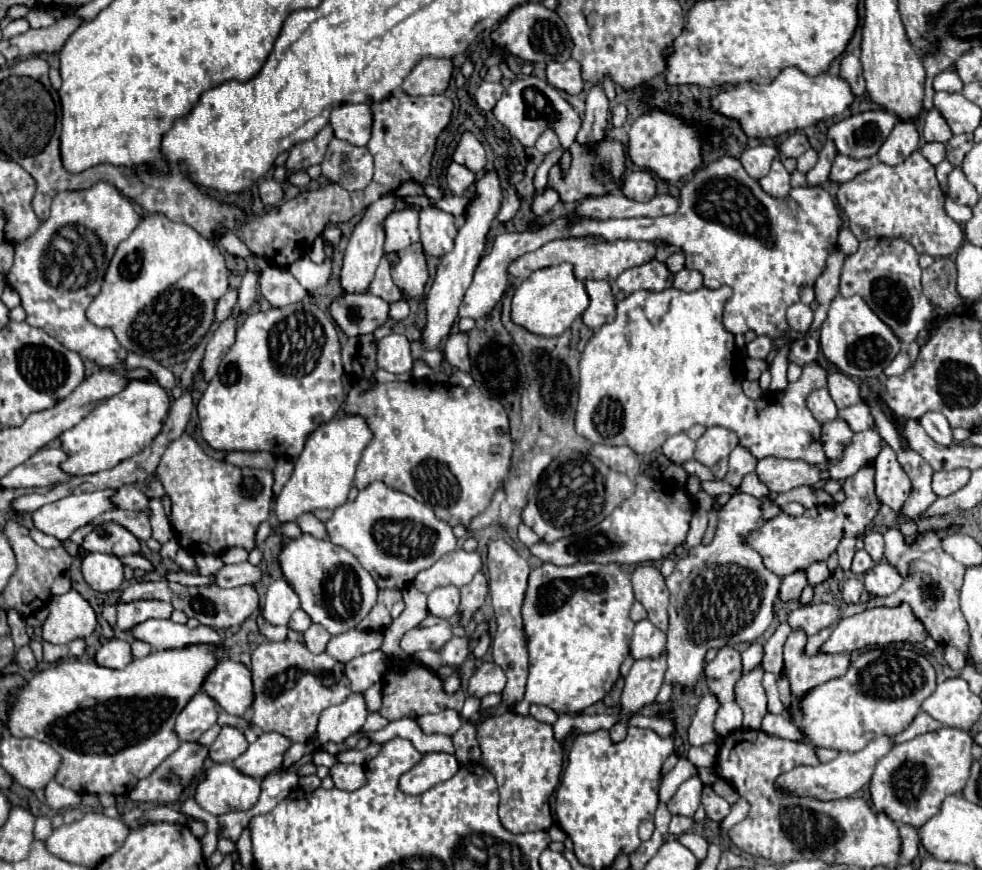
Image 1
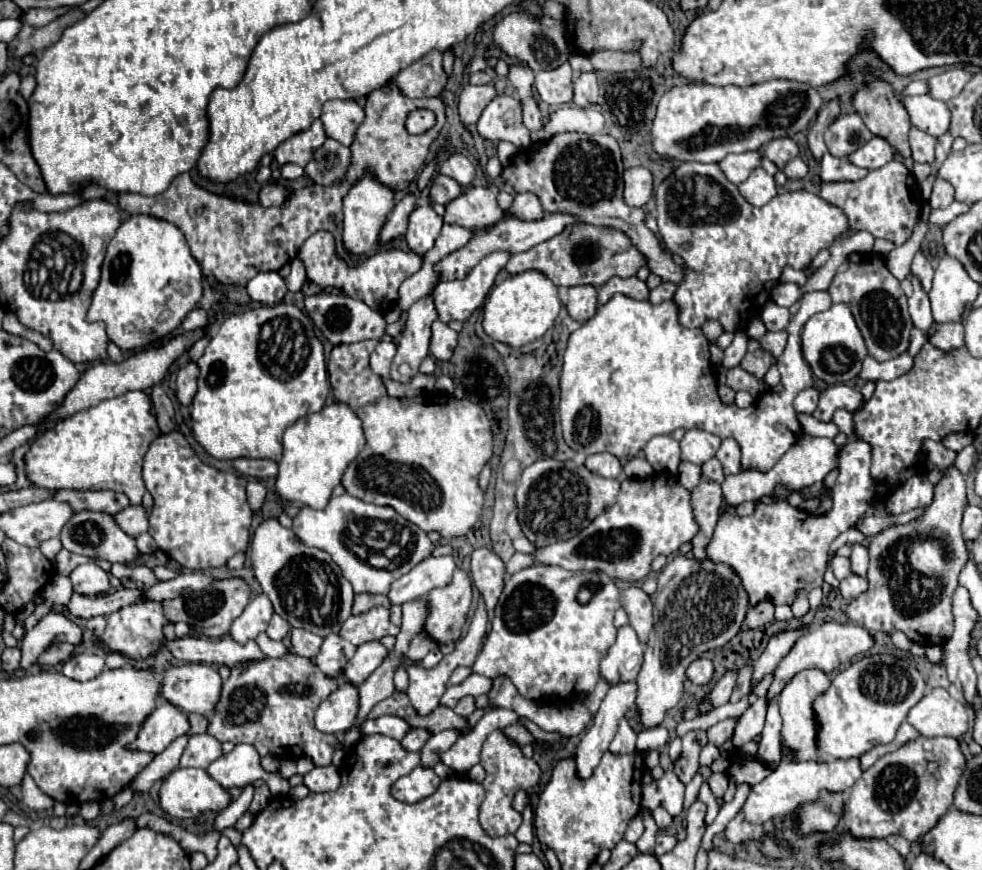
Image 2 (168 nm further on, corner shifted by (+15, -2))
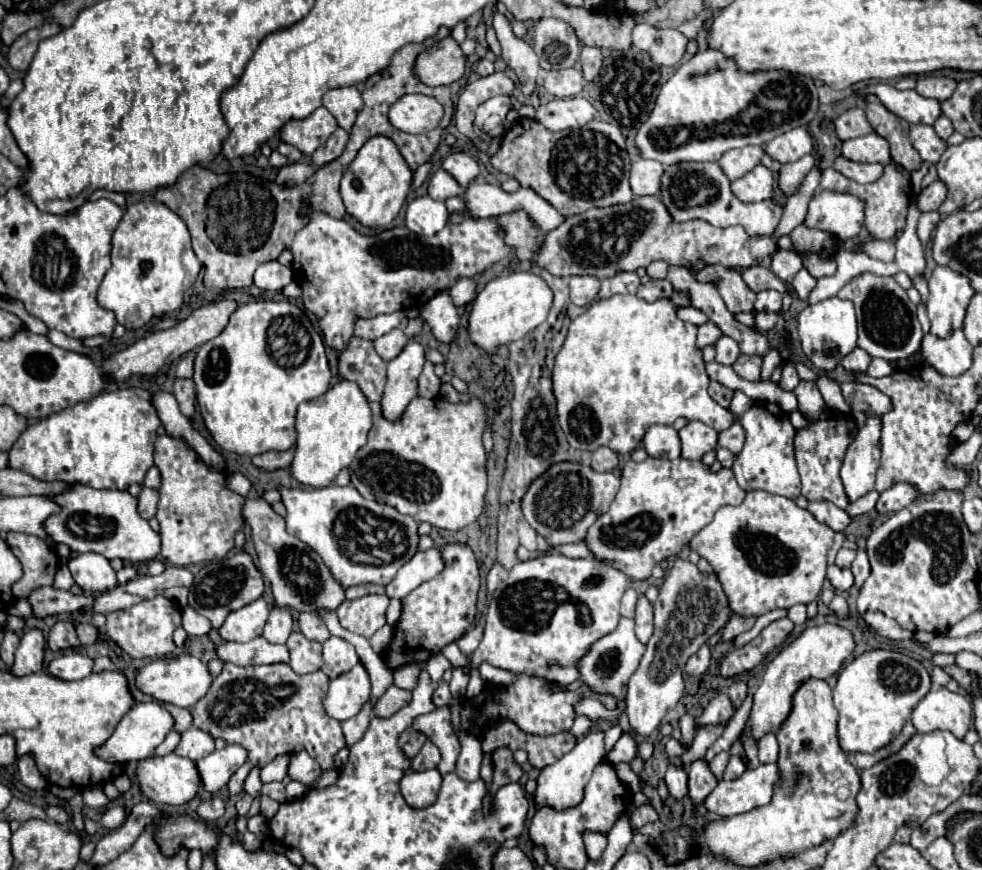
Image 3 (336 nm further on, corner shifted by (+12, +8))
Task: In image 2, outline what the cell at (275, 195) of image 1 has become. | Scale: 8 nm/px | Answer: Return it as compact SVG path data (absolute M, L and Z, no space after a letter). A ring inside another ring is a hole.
M267 183L261 187L259 191L259 203L263 207L271 207L271 205L281 205L287 197L287 189L279 183Z

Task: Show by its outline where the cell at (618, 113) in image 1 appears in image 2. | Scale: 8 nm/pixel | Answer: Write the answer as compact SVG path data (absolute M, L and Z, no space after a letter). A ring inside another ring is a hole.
M565 107L557 109L549 123L543 125L543 129L533 131L533 141L547 141L557 133L565 131L577 131L577 133L601 133L605 127L605 117L597 109L579 109L579 107Z

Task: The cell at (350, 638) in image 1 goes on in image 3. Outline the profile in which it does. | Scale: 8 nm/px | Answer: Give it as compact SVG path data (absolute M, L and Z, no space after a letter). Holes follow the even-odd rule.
M330 637L324 641L324 665L322 671L334 679L346 671L350 671L358 663L358 655L354 645L340 637Z

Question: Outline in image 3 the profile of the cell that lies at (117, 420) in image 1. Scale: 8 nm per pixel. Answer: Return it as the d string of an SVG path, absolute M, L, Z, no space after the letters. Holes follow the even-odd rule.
M120 387L106 391L90 401L68 407L56 415L50 415L30 425L8 453L8 467L22 469L24 473L40 481L64 481L84 483L94 489L128 489L132 483L142 483L146 471L154 465L154 441L160 419L150 403L150 393L140 387Z

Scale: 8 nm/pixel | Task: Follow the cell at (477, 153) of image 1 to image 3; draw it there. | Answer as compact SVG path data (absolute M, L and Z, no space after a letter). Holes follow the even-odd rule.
M452 153L444 159L442 169L448 171L462 189L466 189L478 177L478 161L468 153Z

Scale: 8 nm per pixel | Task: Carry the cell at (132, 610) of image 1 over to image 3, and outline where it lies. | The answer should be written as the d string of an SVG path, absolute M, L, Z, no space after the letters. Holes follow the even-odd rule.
M154 597L148 601L140 601L130 609L110 613L106 617L106 635L134 659L164 657L176 651L172 633L180 625L180 607L174 601L168 601L166 597Z

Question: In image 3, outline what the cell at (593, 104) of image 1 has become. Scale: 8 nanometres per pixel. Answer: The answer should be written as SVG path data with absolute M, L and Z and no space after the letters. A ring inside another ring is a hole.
M584 45L584 47L582 47L580 63L582 63L584 79L586 79L586 81L596 79L596 77L598 77L598 71L600 71L600 67L602 67L602 49L600 49L600 47L588 47L588 45Z

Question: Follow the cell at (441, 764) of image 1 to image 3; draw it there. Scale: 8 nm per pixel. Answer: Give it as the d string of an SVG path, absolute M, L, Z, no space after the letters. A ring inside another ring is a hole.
M436 769L422 771L422 773L406 773L400 781L400 791L408 807L424 809L428 805L434 805L440 791L440 783L442 777Z

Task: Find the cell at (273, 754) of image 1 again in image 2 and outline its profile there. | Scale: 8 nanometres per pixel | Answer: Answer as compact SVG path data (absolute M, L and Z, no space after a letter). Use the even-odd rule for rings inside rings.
M249 743L235 745L231 753L221 755L217 761L213 761L207 771L225 789L245 787L255 779L263 779L274 796L287 795L291 788L288 779L275 776L275 773L267 773L261 767L261 755L257 755L257 749Z

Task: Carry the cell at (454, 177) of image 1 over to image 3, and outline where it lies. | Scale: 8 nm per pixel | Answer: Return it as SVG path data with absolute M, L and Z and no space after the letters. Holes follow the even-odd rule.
M436 169L428 181L428 195L436 201L446 201L450 197L462 195L462 187L450 173L446 173L444 169Z

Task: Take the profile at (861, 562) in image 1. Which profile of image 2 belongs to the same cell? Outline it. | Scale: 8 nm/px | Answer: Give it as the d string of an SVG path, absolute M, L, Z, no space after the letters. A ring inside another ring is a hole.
M837 555L837 557L833 559L831 567L833 567L833 573L835 573L837 579L845 579L845 577L851 573L851 565L849 565L849 559L847 559L847 557L839 557L839 555Z

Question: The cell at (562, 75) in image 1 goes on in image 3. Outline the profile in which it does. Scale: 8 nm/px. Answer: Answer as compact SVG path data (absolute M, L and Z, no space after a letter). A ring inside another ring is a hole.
M574 67L564 69L564 71L550 71L544 81L546 93L550 93L552 97L558 97L558 99L576 97L582 91L582 87L584 87L582 71L578 71Z

